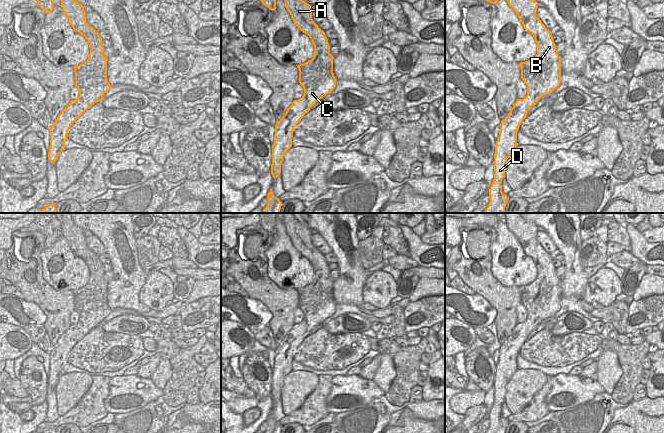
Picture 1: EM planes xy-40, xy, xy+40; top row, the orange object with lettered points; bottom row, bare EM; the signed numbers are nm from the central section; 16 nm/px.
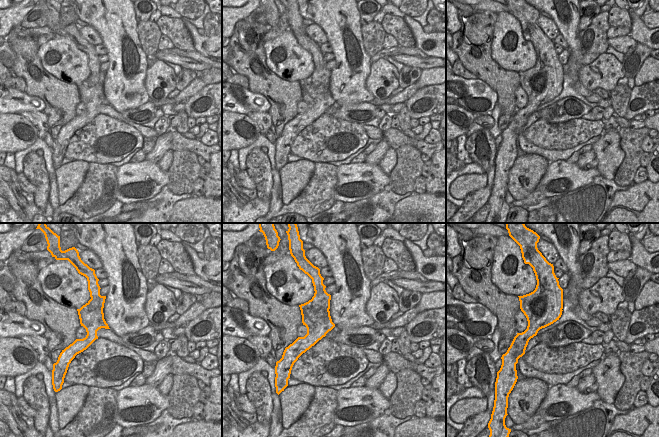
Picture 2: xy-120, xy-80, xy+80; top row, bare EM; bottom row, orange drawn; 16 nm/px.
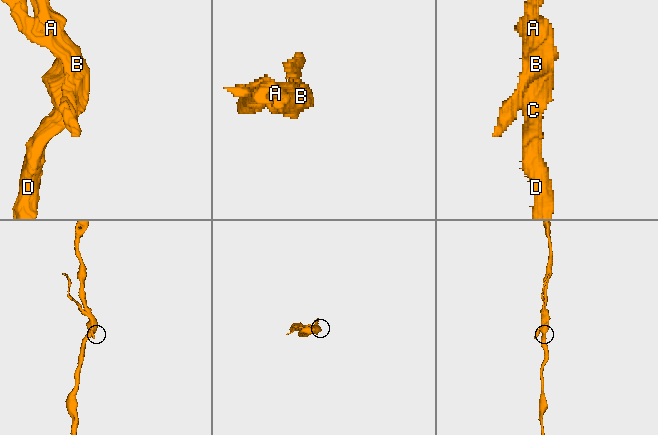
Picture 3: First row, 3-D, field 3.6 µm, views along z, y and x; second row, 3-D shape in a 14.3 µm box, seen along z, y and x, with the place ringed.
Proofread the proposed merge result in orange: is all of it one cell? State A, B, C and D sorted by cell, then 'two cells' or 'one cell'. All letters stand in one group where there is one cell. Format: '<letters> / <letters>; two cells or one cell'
A B C D; one cell

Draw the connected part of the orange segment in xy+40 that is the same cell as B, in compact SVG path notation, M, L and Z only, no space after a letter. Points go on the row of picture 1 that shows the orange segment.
M507 0L508 5L518 15L524 29L533 35L537 44L537 54L532 59L520 62L521 79L527 86L527 95L523 99L517 99L500 123L500 132L496 141L494 154L494 179L489 189L490 202L484 213L504 213L509 197L502 192L502 180L505 178L506 162L514 149L518 146L517 132L523 120L532 106L534 106L543 96L552 93L561 84L561 56L556 51L556 44L549 29L541 22L536 15L538 2L535 0Z

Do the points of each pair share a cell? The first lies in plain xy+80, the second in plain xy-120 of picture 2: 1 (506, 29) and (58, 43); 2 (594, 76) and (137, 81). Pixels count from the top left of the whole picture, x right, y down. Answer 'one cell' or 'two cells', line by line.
1: one cell
2: two cells

